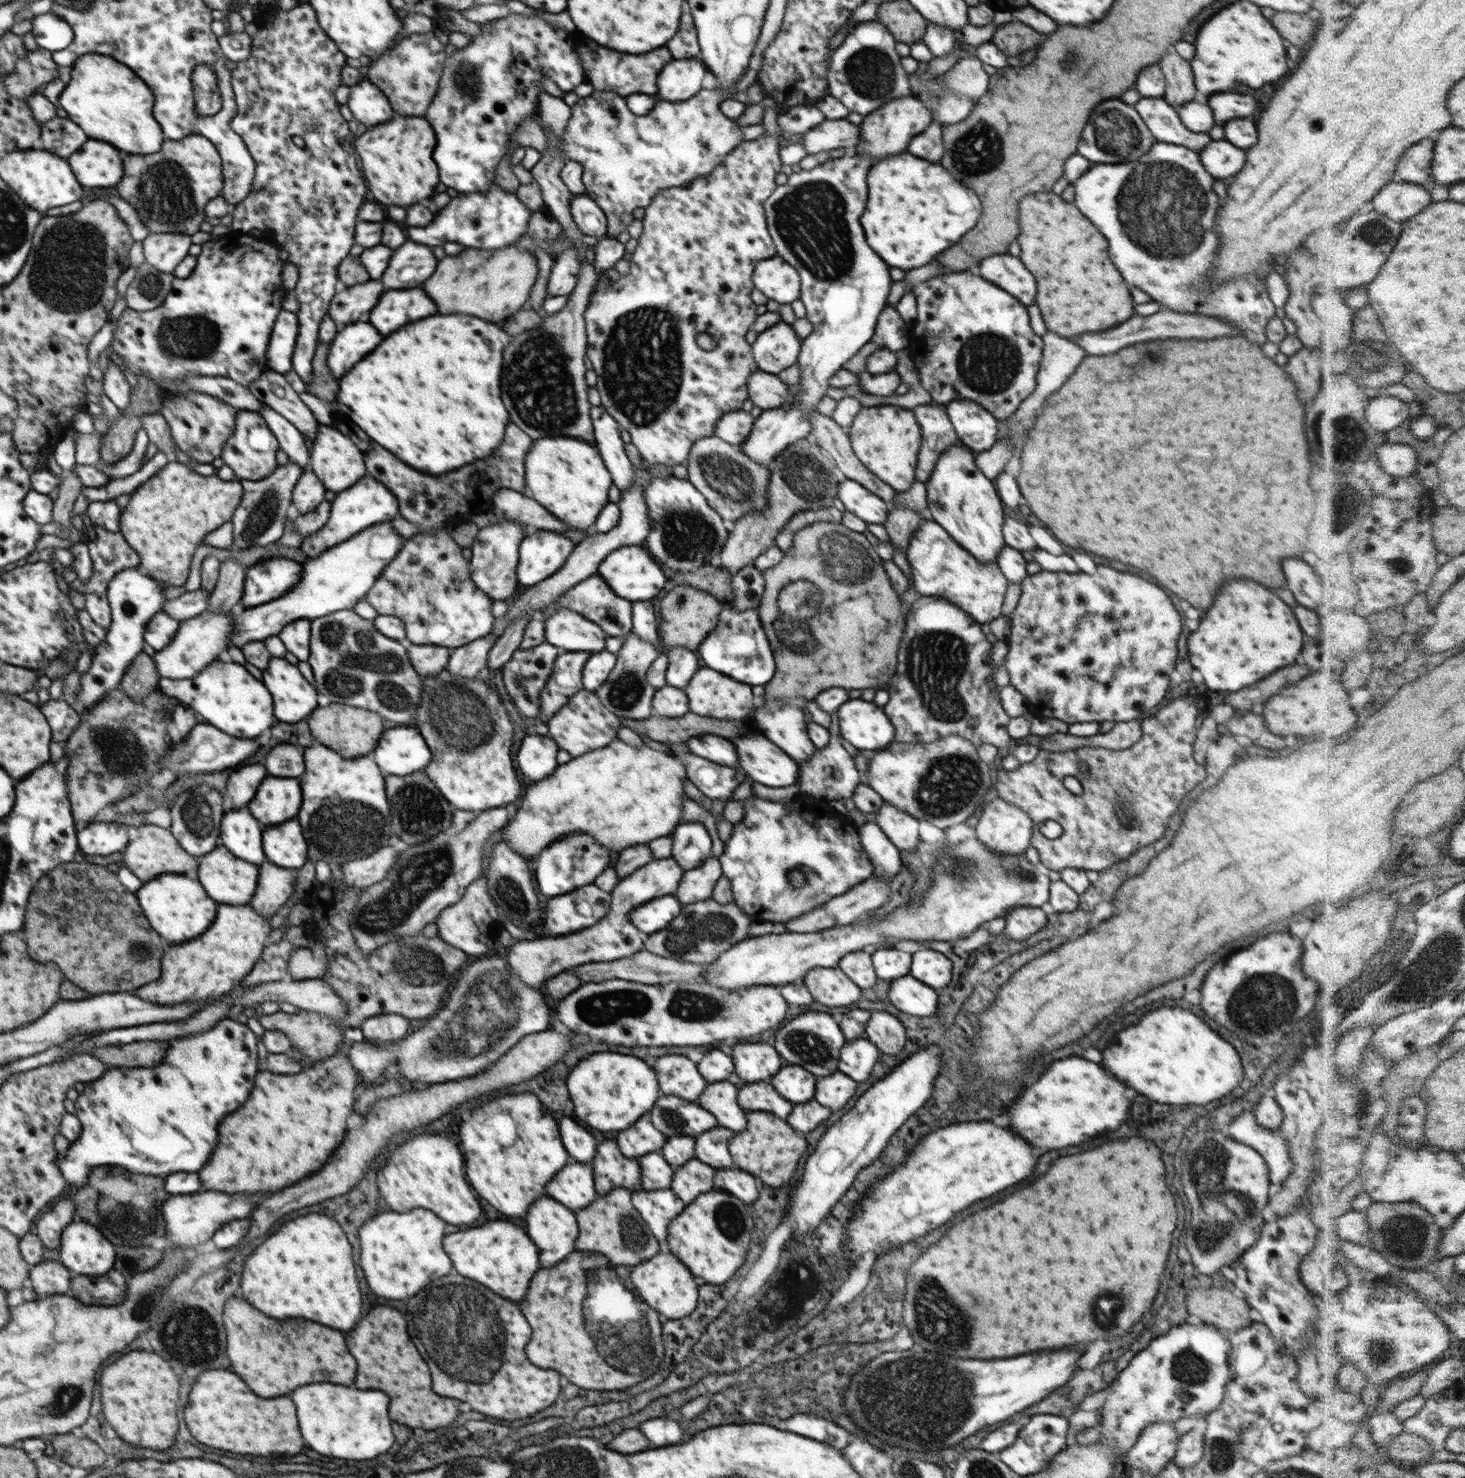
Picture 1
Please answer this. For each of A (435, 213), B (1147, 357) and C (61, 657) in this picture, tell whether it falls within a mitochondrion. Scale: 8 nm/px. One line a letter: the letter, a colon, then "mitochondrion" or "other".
A: other
B: mitochondrion
C: other

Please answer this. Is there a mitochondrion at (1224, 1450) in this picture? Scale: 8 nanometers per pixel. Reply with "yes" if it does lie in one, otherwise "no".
yes

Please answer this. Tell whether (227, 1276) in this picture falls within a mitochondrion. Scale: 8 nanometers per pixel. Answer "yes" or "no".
no

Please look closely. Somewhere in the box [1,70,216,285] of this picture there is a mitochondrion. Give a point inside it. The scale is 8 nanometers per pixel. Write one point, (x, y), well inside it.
(165, 194)

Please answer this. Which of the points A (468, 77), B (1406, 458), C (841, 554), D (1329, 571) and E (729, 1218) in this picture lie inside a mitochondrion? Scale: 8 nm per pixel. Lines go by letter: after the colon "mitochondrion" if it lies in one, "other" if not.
A: mitochondrion
B: other
C: mitochondrion
D: other
E: mitochondrion

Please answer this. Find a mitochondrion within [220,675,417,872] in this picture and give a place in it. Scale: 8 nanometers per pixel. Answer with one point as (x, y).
(343, 827)

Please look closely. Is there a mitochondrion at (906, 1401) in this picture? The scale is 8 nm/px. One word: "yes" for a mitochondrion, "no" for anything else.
yes

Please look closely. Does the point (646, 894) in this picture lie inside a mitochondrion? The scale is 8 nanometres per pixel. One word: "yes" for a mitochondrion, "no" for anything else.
no

